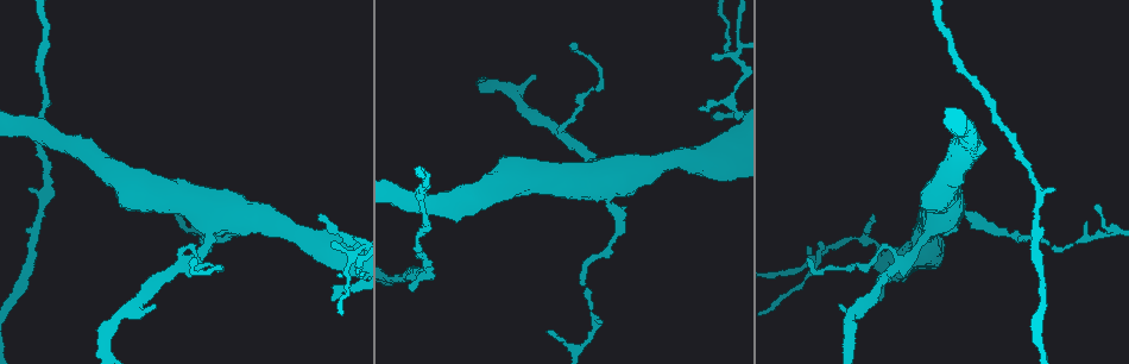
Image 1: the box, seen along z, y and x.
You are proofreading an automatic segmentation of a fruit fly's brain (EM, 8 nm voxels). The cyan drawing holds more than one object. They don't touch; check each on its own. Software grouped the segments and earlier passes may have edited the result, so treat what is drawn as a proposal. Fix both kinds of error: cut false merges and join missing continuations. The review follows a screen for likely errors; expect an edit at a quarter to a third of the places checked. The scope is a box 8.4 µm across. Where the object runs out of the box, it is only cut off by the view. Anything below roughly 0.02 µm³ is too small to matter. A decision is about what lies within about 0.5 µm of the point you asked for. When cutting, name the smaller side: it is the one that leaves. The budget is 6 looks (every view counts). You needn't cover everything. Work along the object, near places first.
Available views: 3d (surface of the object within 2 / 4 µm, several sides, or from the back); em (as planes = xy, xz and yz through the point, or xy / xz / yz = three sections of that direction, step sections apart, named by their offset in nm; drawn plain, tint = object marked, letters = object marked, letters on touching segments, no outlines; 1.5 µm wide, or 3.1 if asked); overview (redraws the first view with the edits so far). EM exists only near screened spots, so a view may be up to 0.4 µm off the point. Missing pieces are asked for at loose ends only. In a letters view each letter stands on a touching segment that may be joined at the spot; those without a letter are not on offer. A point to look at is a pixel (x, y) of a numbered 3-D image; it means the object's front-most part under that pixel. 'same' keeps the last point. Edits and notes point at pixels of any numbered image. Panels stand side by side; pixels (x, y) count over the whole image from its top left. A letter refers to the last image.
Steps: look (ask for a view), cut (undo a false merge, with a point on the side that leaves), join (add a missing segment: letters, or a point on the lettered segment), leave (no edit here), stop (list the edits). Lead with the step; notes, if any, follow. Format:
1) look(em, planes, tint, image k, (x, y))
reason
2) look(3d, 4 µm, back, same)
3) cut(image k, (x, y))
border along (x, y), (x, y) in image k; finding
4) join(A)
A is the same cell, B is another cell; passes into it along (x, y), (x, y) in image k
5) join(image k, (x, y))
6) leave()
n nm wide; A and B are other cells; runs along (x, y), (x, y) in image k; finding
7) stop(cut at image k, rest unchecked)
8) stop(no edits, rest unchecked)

look(3d, 4 µm, image 1, (186, 264))
side arm on a straight run

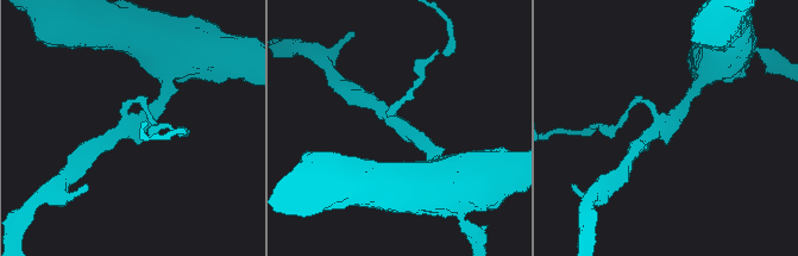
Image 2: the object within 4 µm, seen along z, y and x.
look(em, planes, letters, image 2, (135, 124))
3 arms; shape alone is not enough

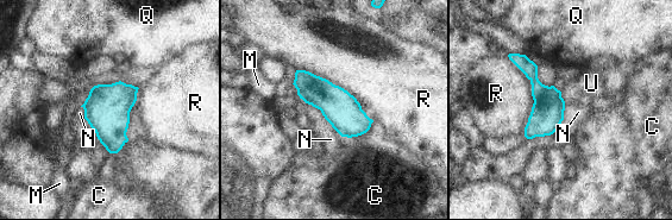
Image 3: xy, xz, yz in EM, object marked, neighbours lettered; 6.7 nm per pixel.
leave()
C, M, N, Q, R and U are other cells; border along (306, 102), (316, 107), (341, 137) in image 3; one neuron here

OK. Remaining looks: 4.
look(3d, 4 µm, image 1, (841, 303))

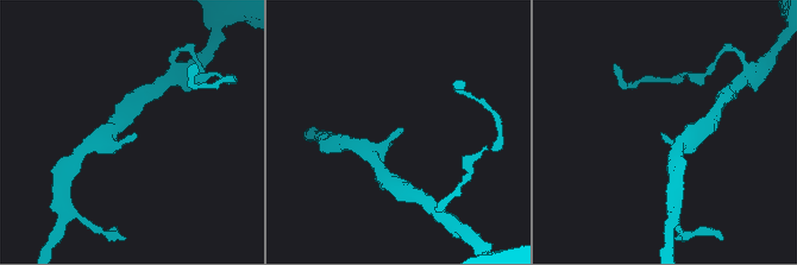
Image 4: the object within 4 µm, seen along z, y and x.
look(em, planes, letters, image 4, (401, 128))
shape alone is not enough

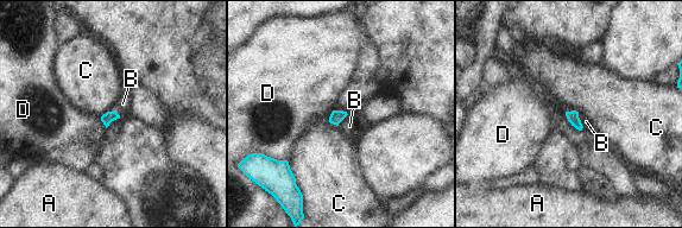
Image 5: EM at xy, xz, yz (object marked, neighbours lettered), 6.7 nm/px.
join(B)
B is the same cell, A, C and D are other cells; passes into it along (573, 116), (580, 120), (586, 121) in image 5; the neuron continues

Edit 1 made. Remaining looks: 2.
stop(join at image 5, rest unchecked)

